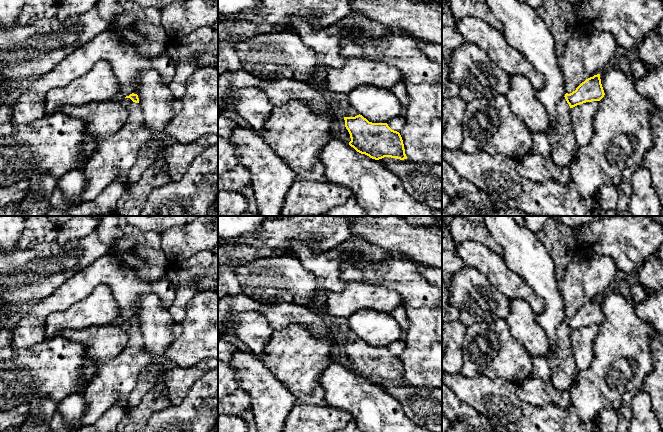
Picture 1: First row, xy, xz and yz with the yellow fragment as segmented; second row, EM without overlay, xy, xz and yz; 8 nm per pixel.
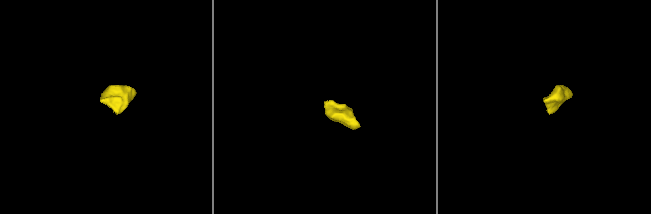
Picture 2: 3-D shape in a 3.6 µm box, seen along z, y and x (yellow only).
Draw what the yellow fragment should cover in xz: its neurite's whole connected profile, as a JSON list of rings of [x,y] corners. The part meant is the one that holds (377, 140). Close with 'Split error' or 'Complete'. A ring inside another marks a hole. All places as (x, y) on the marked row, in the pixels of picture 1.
[[[350,104],[344,120],[351,138],[349,145],[357,152],[375,160],[384,157],[407,159],[400,133],[392,130],[387,123],[369,122]]]. Split error

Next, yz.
[[[597,74],[582,82],[572,93],[566,93],[557,103],[557,123],[548,133],[550,157],[557,166],[571,167],[578,149],[570,109],[586,102],[600,101],[604,95],[600,74]]]. Split error

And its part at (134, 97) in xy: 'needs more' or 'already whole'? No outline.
needs more

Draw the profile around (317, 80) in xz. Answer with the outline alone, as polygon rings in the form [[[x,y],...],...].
[[[318,63],[315,67],[315,70],[312,74],[312,76],[306,81],[307,84],[309,84],[311,87],[315,89],[319,89],[319,91],[323,91],[326,89],[325,82],[327,77],[327,71],[330,68]]]

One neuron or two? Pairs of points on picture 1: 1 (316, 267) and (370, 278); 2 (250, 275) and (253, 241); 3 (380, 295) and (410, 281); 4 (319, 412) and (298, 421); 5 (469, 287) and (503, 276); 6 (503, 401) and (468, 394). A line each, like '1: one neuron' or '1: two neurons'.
1: two neurons
2: two neurons
3: two neurons
4: one neuron
5: two neurons
6: one neuron

